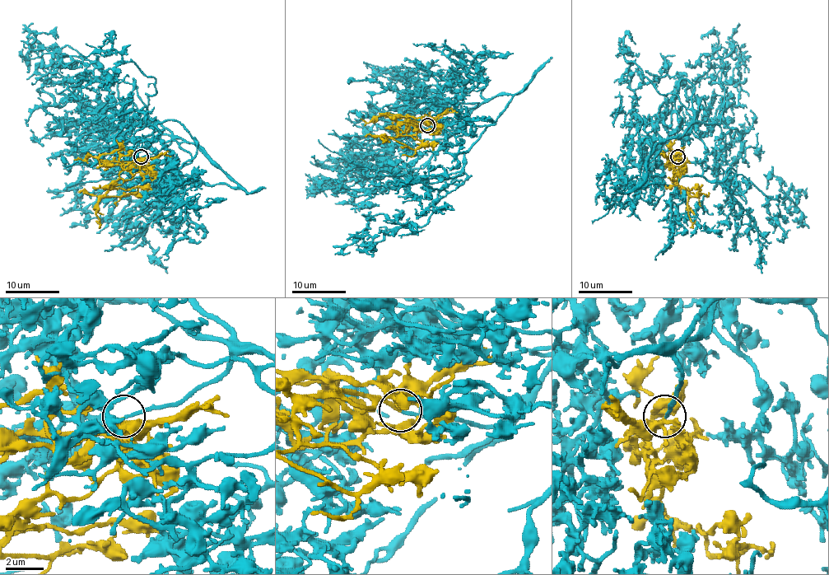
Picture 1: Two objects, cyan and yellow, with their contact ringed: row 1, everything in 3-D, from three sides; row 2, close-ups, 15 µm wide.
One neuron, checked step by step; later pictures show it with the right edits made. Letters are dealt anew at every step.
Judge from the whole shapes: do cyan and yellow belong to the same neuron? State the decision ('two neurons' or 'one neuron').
one neuron

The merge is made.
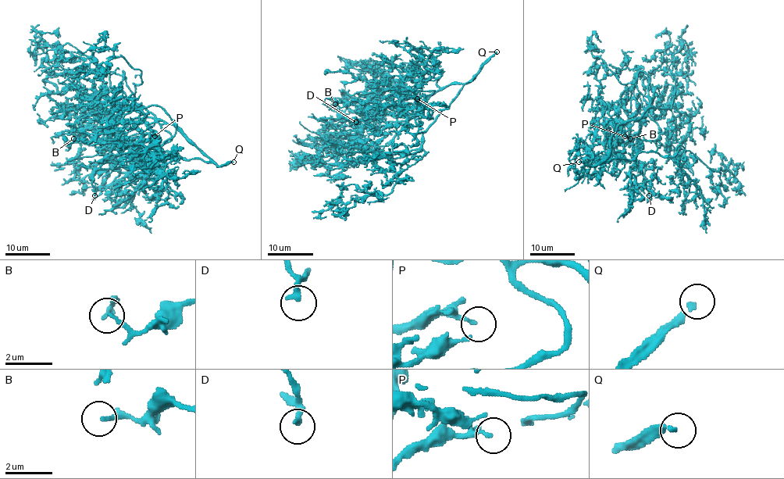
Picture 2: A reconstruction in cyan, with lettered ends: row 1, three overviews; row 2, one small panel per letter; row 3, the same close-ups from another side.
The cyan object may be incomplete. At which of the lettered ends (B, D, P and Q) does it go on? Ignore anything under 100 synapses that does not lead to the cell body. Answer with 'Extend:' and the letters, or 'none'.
Extend: Q

